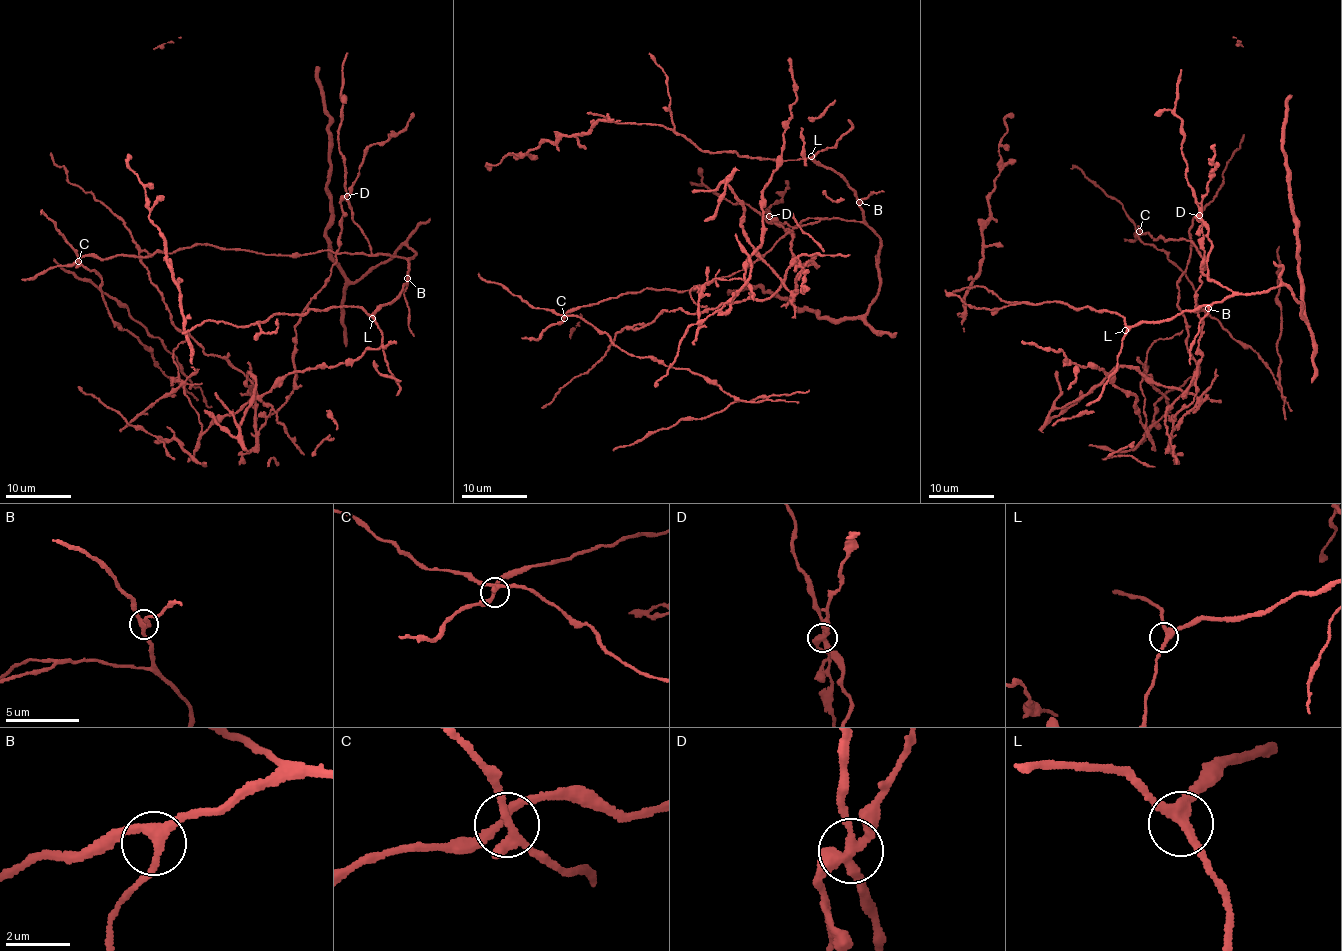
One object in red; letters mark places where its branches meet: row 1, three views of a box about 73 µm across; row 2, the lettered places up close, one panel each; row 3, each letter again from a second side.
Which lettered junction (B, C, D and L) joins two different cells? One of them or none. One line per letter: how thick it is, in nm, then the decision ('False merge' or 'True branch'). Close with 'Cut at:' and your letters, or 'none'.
B: Thickness 260 nm. True branch
C: Thickness 200 nm. True branch
D: Thickness 320 nm. False merge
L: Thickness 280 nm. True branch
Cut at: D

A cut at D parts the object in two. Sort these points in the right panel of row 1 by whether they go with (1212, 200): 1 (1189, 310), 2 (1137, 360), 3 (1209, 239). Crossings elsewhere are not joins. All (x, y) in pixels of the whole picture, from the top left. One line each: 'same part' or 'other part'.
1: other part
2: same part
3: other part

